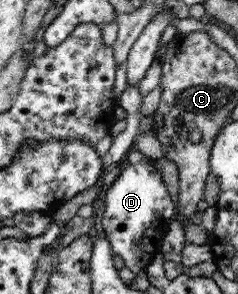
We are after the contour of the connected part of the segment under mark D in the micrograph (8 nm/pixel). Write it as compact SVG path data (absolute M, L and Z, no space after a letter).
M136 151L124 157L129 166L120 173L115 183L106 191L106 211L102 221L104 233L109 236L113 254L125 261L135 275L144 272L160 250L168 227L174 221L174 205L163 177L152 165L154 159Z

